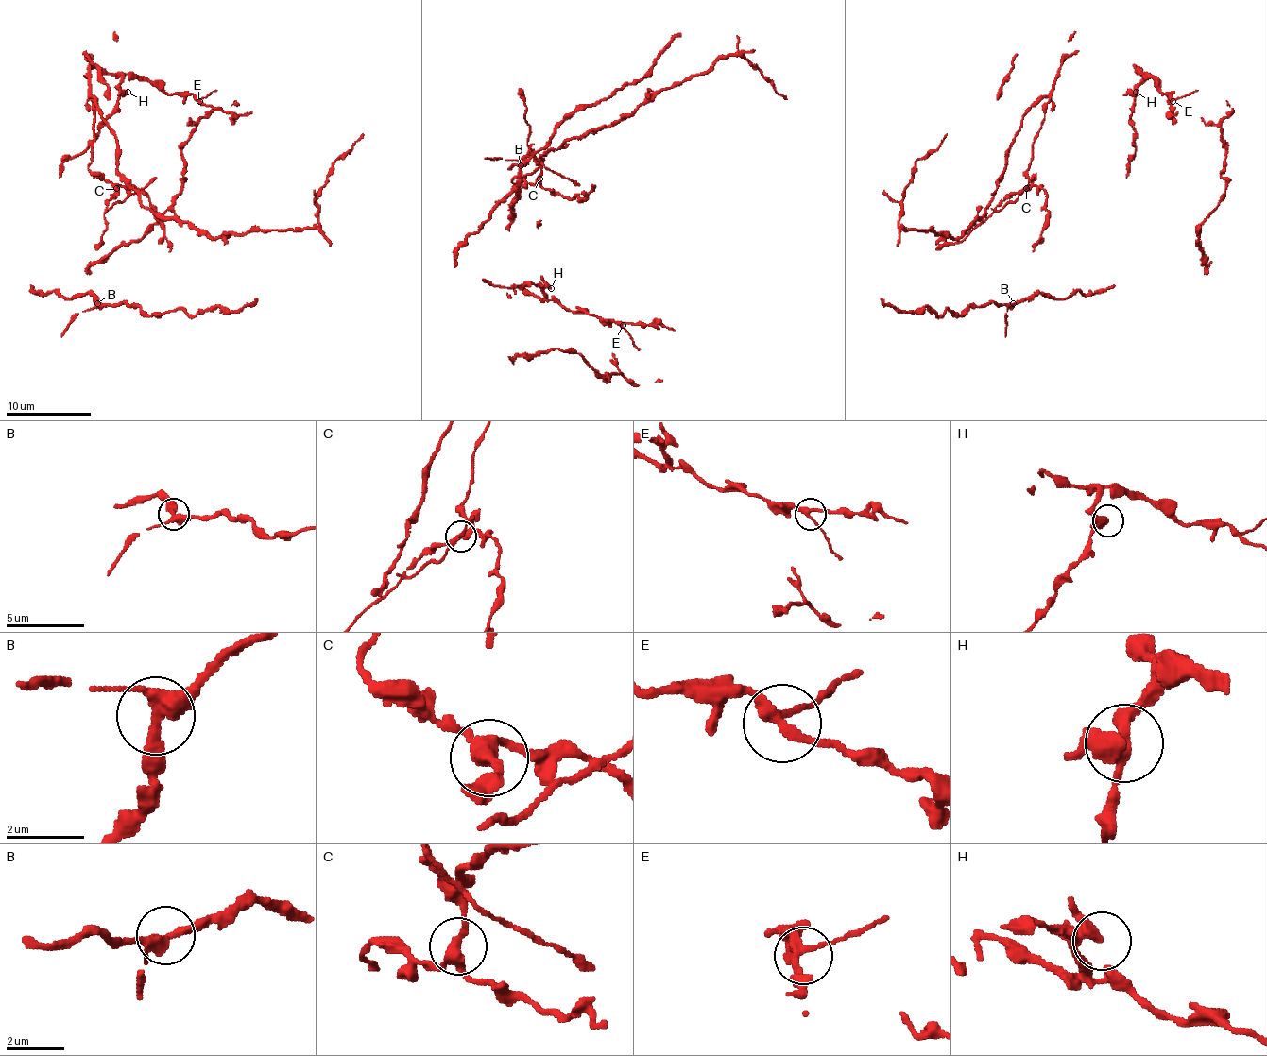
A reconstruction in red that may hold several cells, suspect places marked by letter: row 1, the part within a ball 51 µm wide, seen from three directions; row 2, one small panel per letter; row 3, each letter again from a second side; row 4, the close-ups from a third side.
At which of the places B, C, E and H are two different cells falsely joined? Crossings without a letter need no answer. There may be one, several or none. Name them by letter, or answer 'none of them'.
none of them

